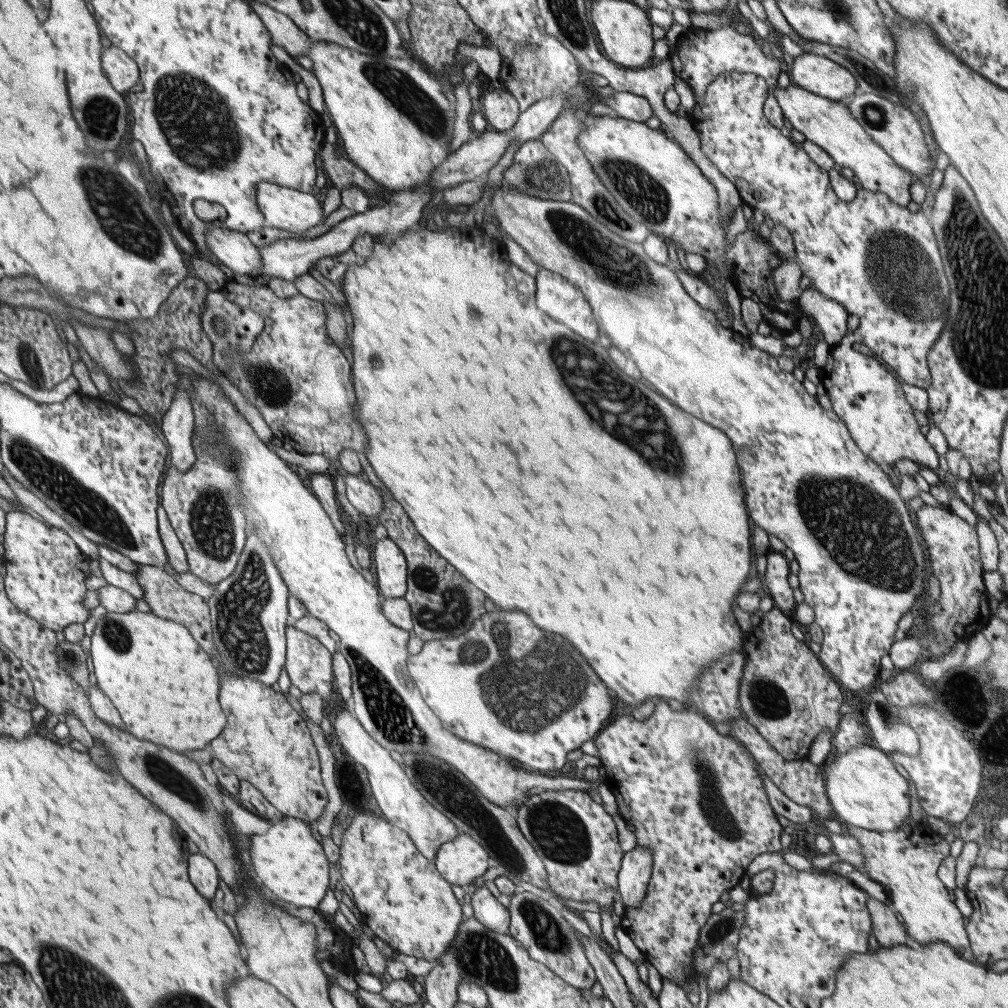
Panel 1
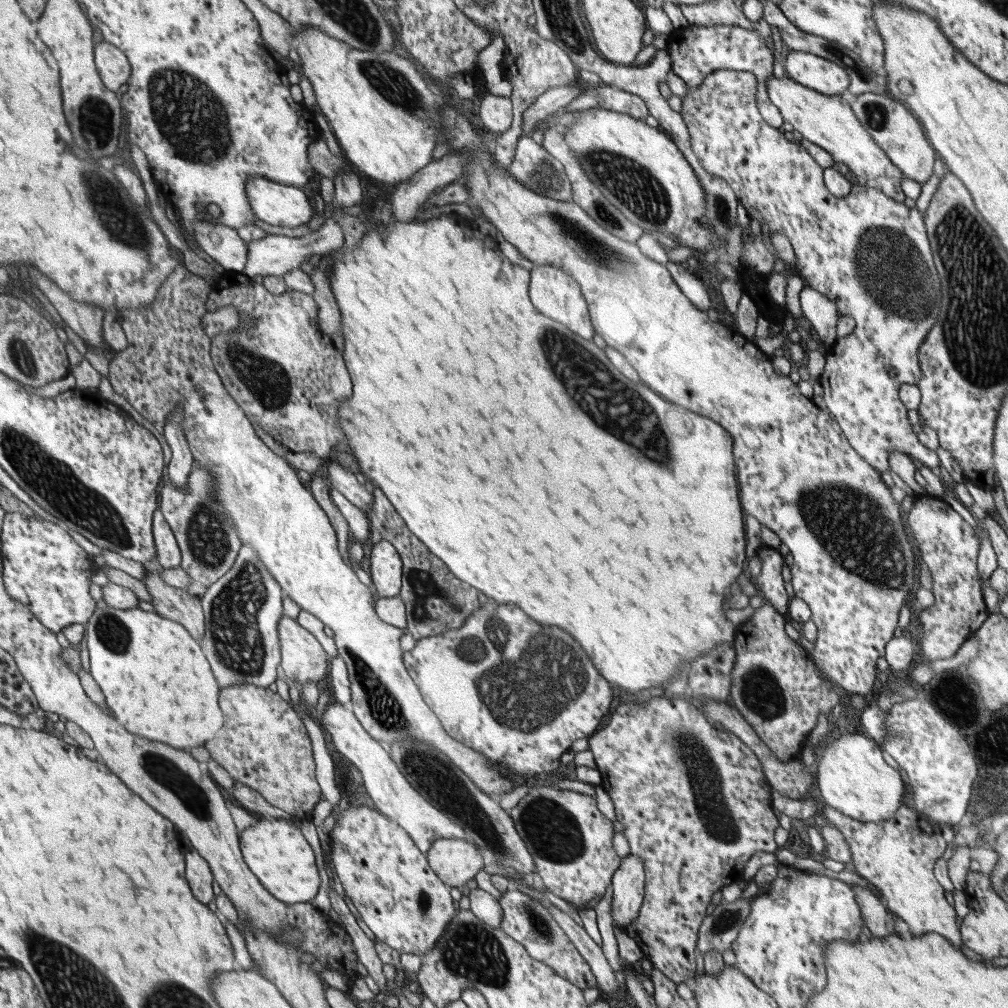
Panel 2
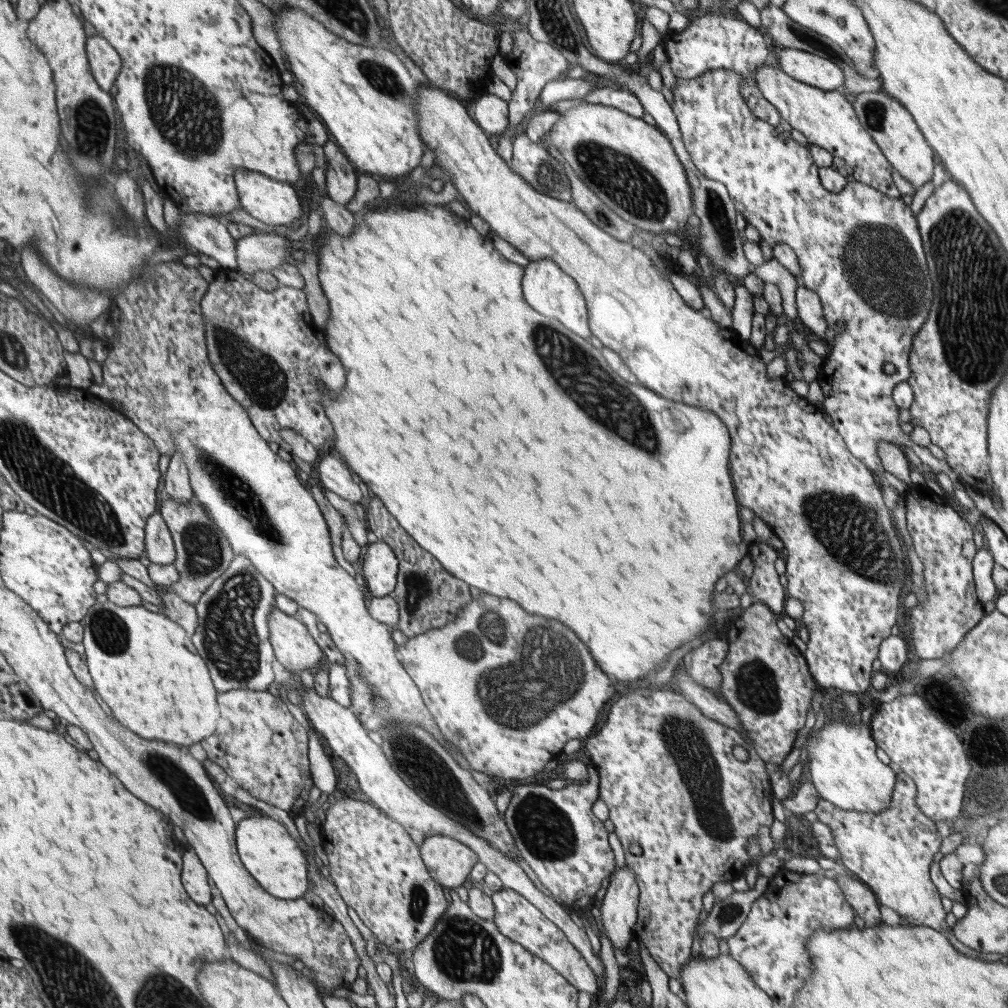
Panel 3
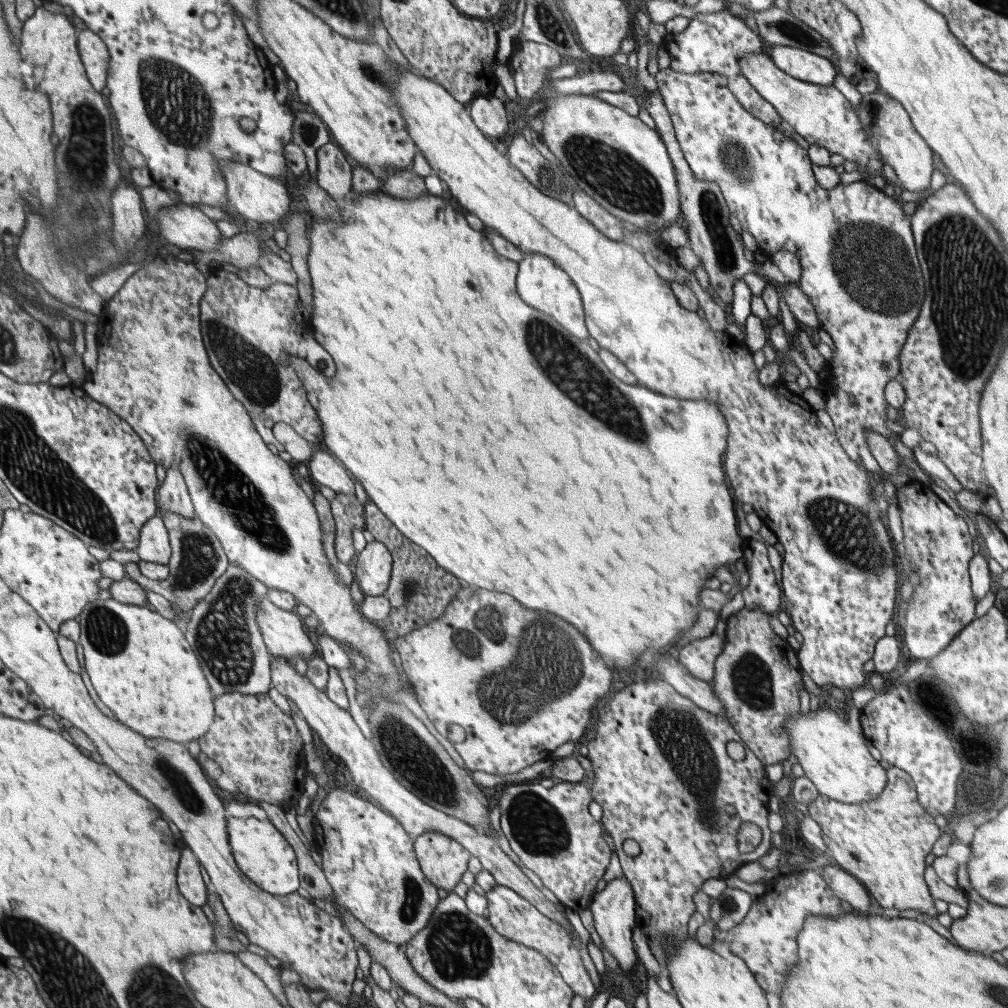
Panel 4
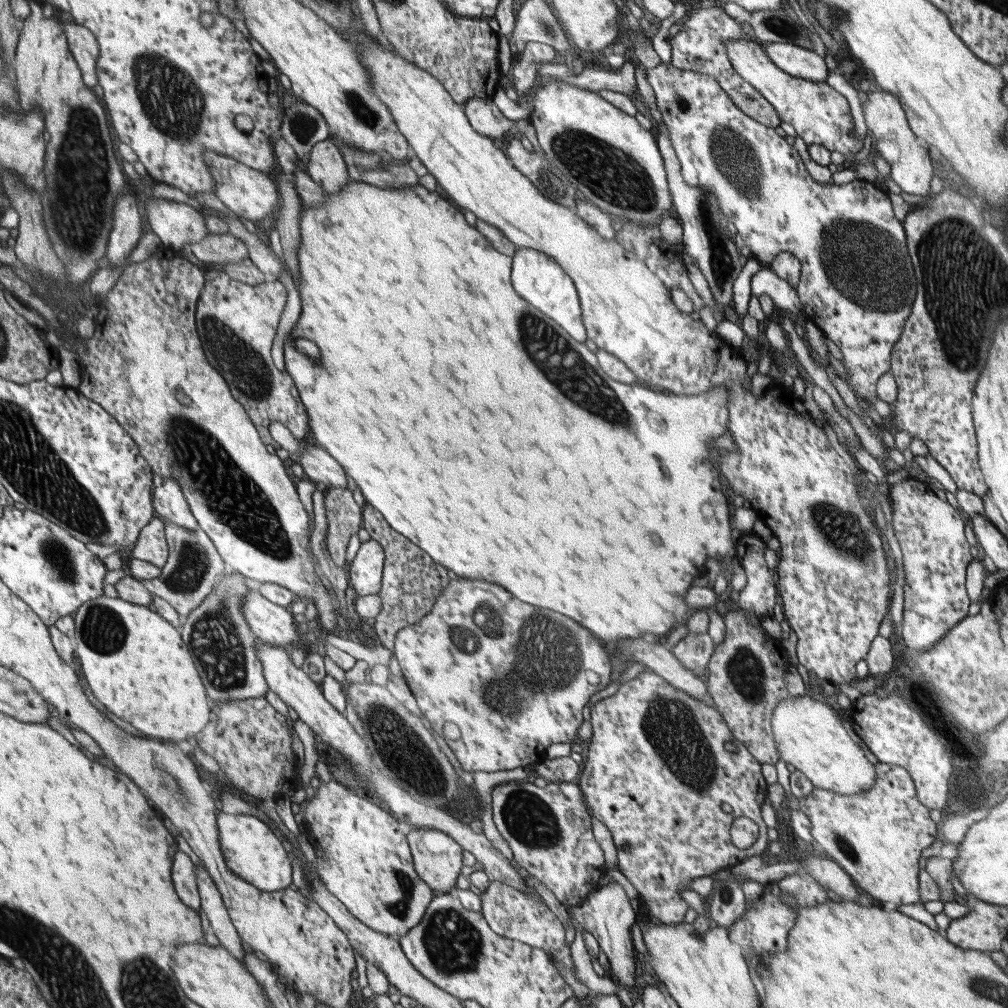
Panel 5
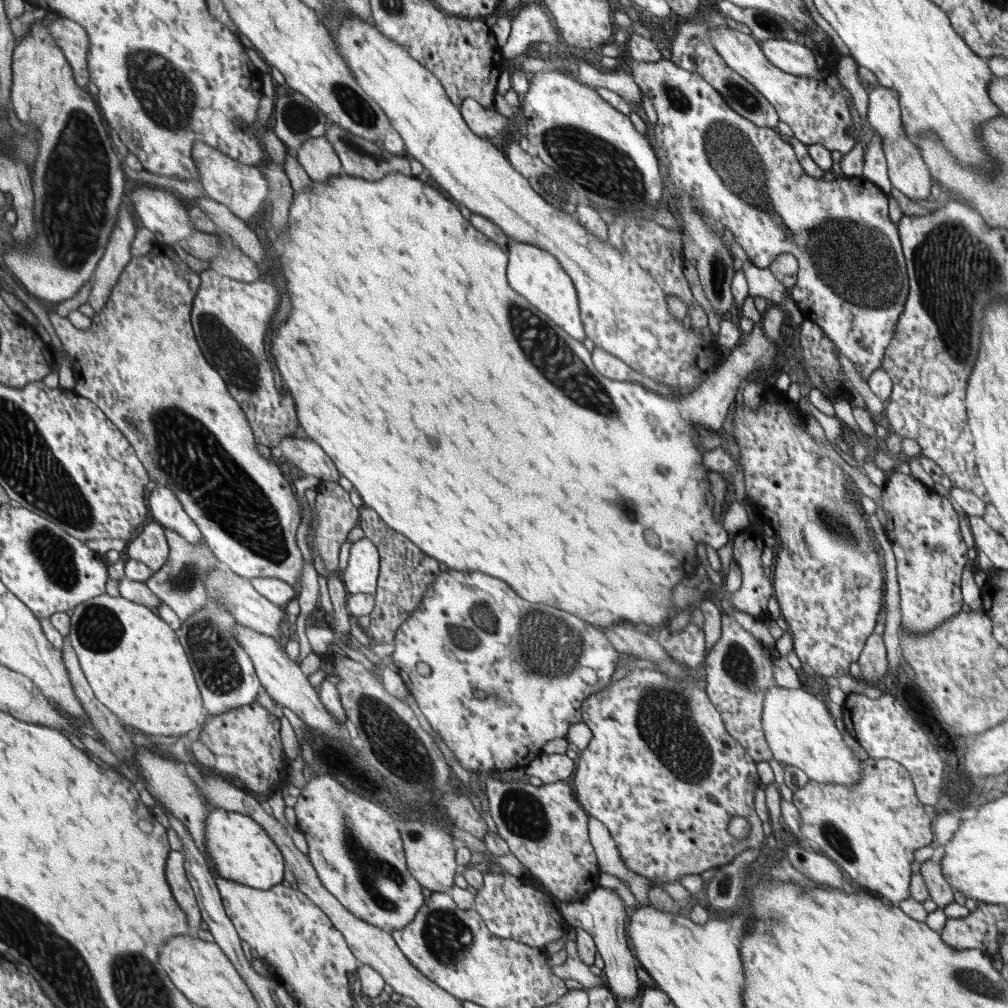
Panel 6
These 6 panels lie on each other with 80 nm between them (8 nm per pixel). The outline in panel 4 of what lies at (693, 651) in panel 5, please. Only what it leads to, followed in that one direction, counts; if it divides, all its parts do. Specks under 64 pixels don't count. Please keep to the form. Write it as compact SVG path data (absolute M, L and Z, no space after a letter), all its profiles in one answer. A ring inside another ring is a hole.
M713 634L708 638L690 641L679 651L679 661L688 669L690 674L704 682L713 682L715 662L724 650L724 640Z

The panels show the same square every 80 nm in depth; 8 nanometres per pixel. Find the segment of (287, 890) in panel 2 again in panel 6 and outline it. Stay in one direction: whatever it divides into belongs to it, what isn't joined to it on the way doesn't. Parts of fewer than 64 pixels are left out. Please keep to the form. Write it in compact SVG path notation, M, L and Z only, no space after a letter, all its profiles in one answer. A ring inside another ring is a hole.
M213 808L211 816L207 817L206 860L213 862L213 869L222 877L250 888L271 890L284 880L284 858L279 846L272 841L271 836L250 816L223 809Z

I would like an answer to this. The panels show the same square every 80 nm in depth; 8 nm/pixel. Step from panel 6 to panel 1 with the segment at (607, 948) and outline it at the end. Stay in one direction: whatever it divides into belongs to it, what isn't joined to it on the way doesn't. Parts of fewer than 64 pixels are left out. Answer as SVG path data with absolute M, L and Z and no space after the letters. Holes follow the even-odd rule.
M634 848L623 855L618 888L625 910L641 905L652 874L652 852L648 848Z

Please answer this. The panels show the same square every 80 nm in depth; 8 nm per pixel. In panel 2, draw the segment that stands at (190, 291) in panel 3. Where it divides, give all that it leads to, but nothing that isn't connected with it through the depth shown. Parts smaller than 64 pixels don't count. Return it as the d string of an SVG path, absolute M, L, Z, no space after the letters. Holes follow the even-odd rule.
M186 267L175 268L166 280L160 296L152 305L144 309L126 309L118 311L117 320L124 329L128 347L116 351L110 361L108 379L116 394L123 396L155 429L163 434L166 420L174 412L184 411L184 438L195 458L195 466L206 467L213 476L213 495L225 508L225 513L233 522L241 543L254 547L260 560L266 565L268 572L278 581L288 597L294 599L301 610L313 614L334 632L335 645L339 655L347 664L351 682L351 711L355 713L367 732L379 742L396 742L396 740L424 740L432 744L432 748L440 748L444 754L467 776L471 778L483 792L494 797L510 793L518 787L516 780L504 778L500 767L491 763L486 756L476 752L468 745L450 738L436 714L424 704L418 687L402 662L400 636L405 630L388 624L374 610L374 594L372 590L360 582L350 566L346 566L339 551L338 534L335 527L330 526L330 518L324 512L314 494L310 494L294 468L286 464L284 457L274 454L258 436L250 420L246 418L243 408L231 396L219 375L214 370L210 358L211 338L203 329L203 317L207 315L207 301L212 286L201 276L192 274Z

